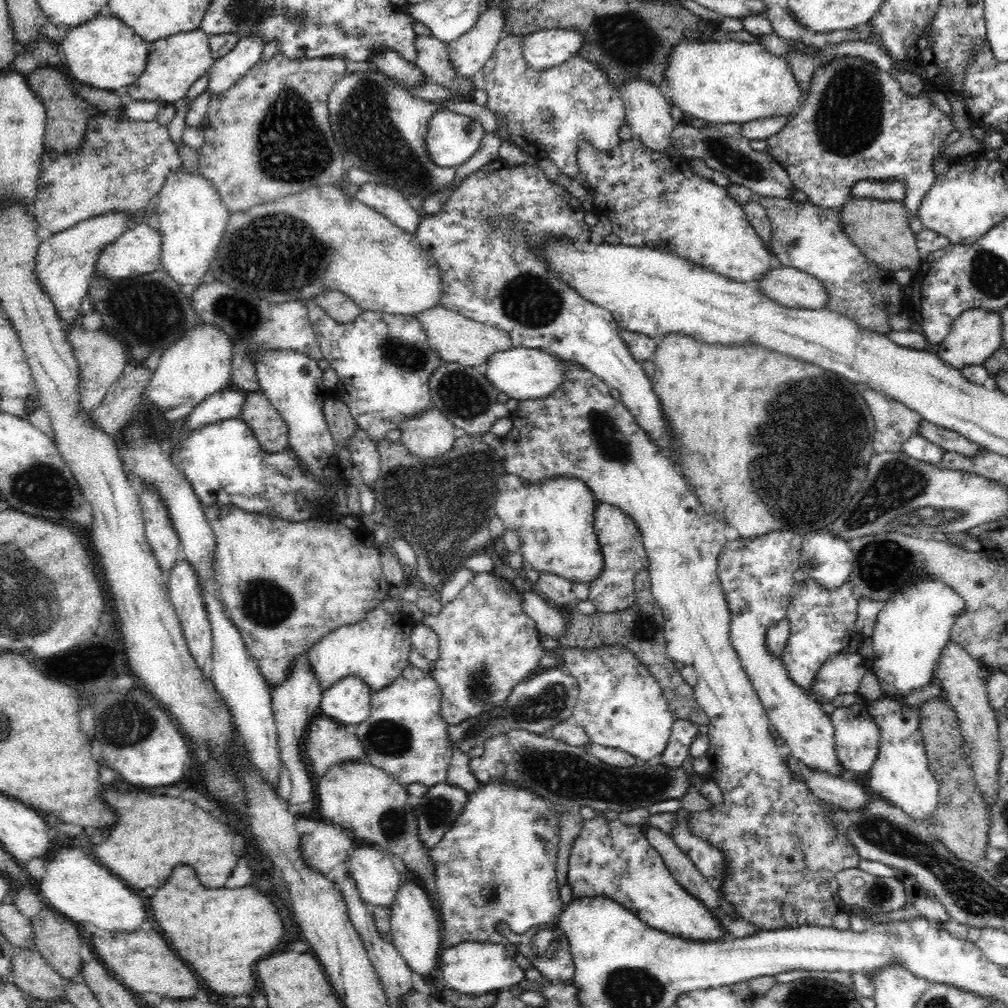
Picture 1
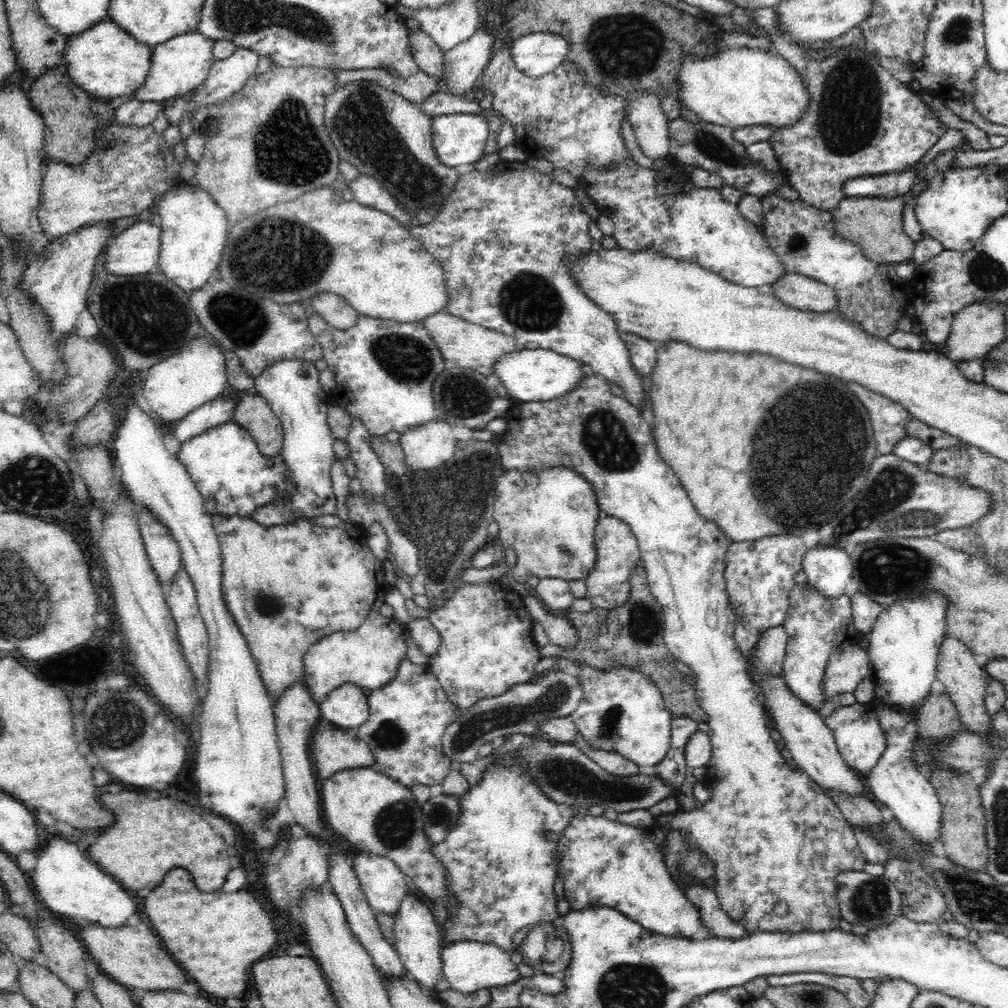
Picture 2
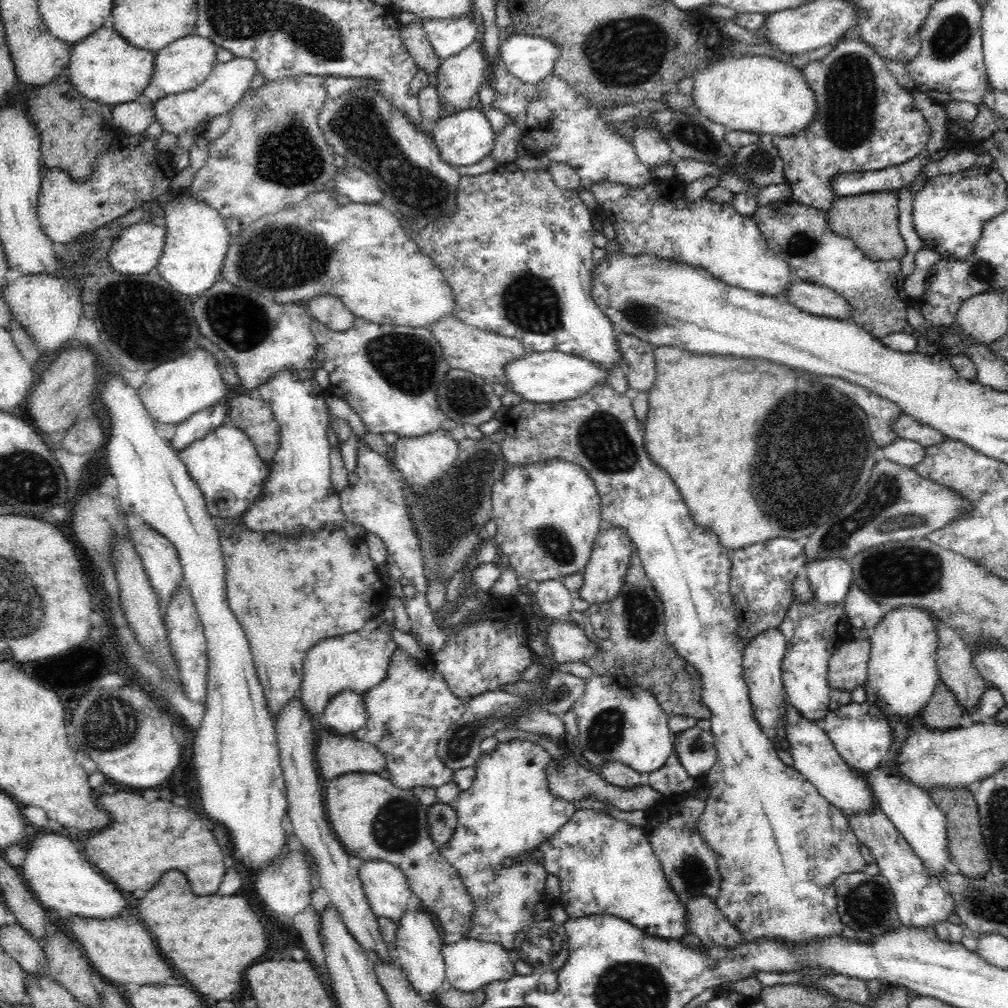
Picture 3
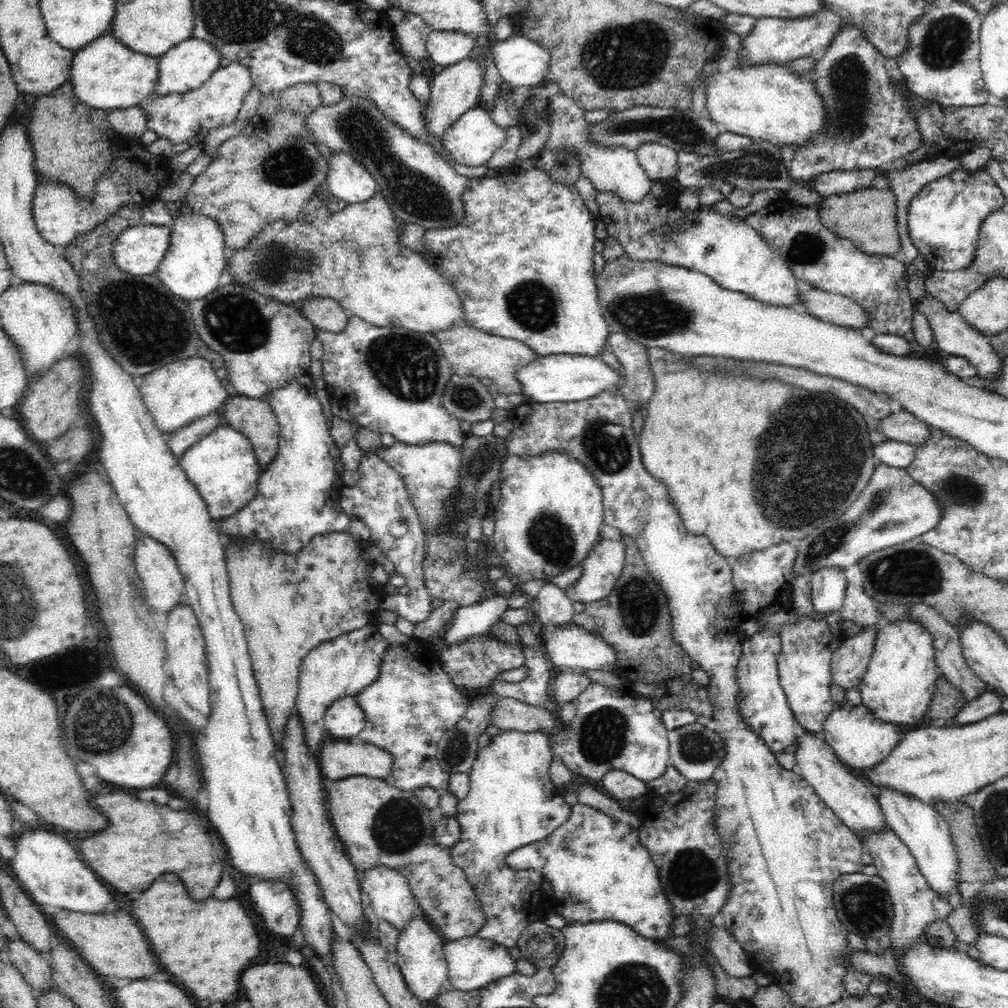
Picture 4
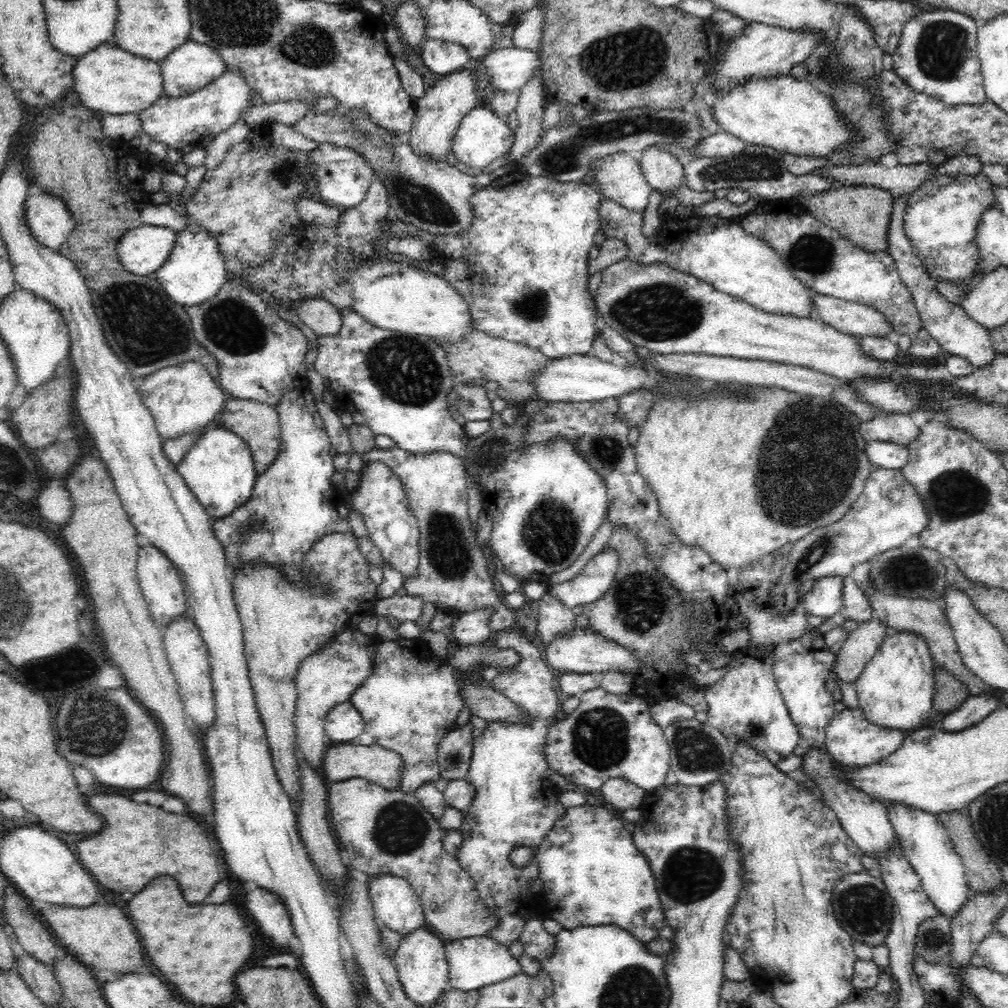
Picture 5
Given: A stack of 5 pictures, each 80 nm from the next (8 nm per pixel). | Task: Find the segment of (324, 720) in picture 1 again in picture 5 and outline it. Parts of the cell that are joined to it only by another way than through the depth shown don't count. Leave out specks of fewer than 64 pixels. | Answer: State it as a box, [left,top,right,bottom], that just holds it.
[322,744,404,790]

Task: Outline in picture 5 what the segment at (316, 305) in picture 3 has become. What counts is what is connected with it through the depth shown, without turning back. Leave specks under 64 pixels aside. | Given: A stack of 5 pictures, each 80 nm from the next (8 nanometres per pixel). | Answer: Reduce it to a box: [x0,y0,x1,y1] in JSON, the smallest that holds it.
[296,299,341,336]

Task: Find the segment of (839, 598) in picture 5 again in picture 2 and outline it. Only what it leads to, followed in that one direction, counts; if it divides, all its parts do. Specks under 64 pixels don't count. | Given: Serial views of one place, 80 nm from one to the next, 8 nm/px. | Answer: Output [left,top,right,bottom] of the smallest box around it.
[802,544,853,598]

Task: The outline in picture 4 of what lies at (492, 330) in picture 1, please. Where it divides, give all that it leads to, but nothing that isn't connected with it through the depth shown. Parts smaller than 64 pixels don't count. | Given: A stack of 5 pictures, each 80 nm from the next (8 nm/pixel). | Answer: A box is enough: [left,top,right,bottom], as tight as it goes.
[434,323,537,394]

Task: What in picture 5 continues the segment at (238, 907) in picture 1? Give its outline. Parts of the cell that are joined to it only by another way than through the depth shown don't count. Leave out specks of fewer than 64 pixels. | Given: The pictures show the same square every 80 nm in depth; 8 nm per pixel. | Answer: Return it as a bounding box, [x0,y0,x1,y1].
[128,876,252,1006]

